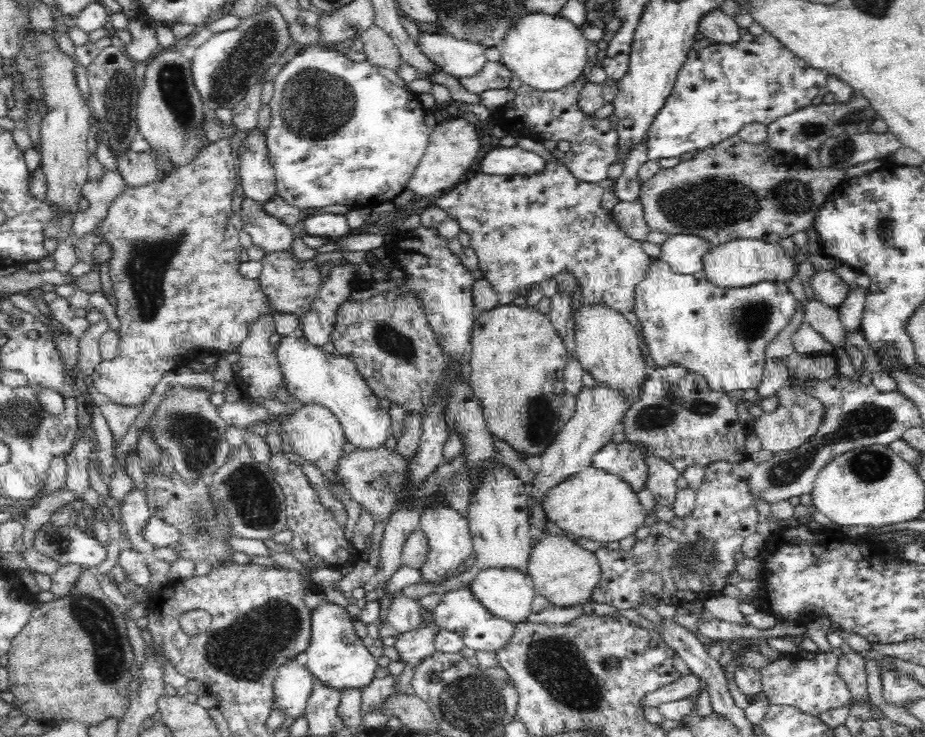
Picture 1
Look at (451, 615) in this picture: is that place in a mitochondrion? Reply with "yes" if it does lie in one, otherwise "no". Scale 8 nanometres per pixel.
no

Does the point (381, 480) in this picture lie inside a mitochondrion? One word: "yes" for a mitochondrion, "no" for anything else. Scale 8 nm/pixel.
yes

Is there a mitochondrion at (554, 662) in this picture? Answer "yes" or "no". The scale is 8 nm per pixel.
yes

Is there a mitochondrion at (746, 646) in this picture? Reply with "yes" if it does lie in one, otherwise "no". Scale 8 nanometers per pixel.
no

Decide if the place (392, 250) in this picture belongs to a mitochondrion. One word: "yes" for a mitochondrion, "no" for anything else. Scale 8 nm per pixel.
no

